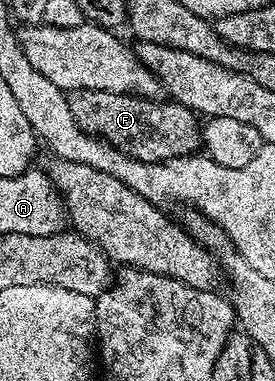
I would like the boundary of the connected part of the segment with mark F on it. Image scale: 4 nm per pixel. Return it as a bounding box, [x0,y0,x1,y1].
[68,89,202,163]

